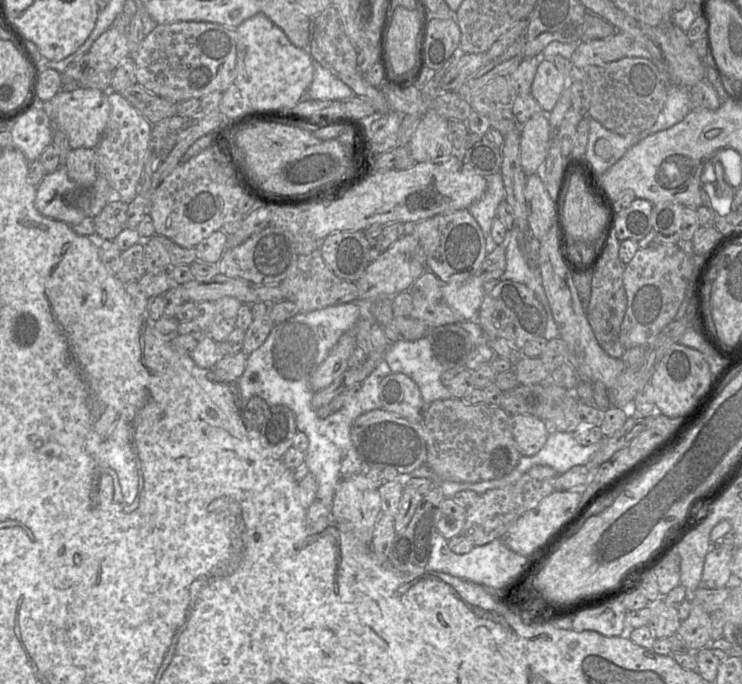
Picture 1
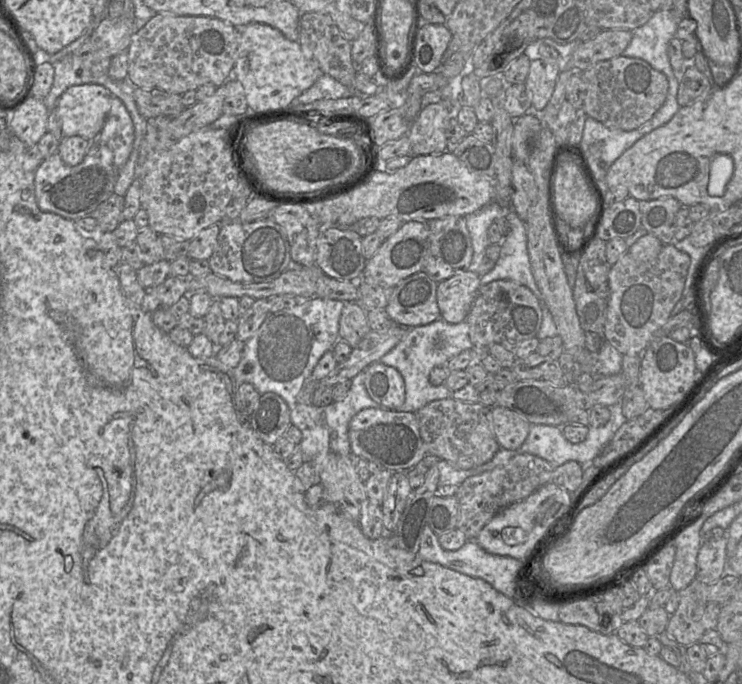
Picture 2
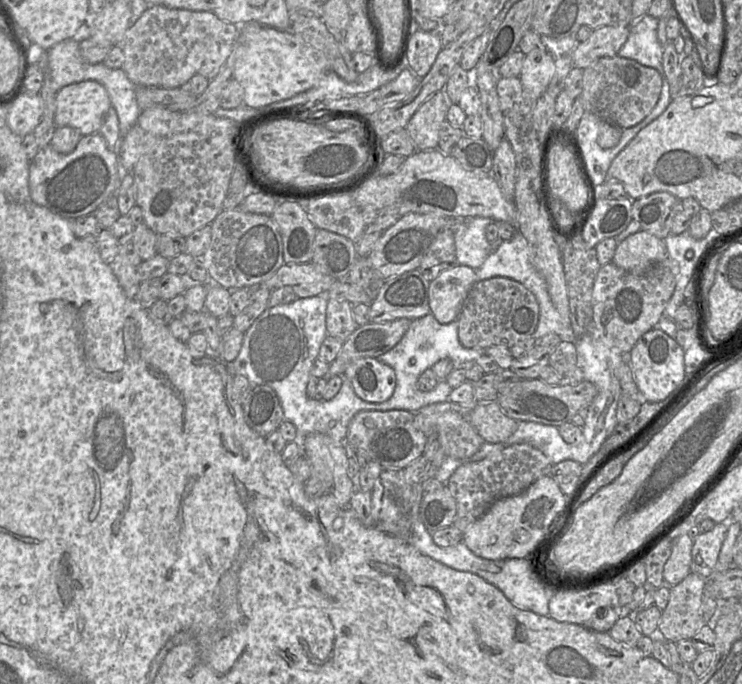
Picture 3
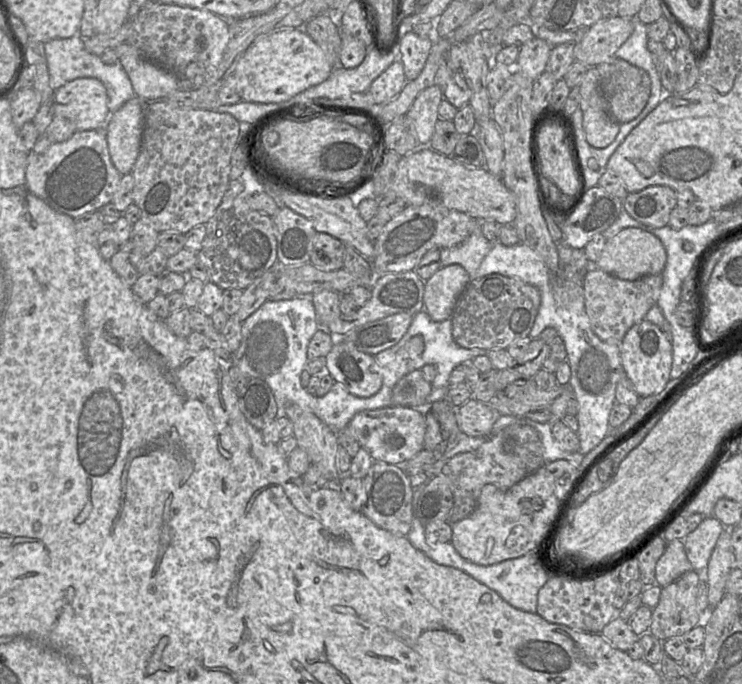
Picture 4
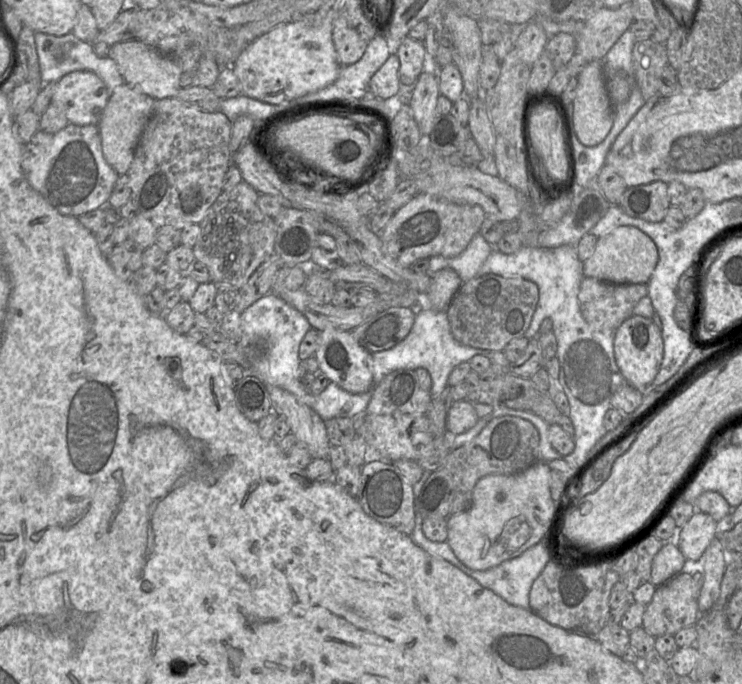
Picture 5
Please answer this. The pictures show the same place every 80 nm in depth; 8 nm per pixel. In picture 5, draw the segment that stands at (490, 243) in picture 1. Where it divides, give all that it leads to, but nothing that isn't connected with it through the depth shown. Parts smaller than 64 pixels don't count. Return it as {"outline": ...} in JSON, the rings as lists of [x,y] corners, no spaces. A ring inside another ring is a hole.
{"outline":[[[479,232],[459,255],[450,258],[430,257],[427,273],[433,275],[439,270],[451,268],[457,272],[462,282],[467,282],[476,276],[494,249]]]}

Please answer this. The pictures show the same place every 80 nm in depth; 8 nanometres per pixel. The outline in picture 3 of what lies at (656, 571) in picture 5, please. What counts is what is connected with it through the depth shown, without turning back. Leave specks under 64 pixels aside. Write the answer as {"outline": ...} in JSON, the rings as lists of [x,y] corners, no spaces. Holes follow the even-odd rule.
{"outline":[[[689,534],[672,540],[672,552],[663,569],[664,585],[677,585],[691,573],[693,543]]]}

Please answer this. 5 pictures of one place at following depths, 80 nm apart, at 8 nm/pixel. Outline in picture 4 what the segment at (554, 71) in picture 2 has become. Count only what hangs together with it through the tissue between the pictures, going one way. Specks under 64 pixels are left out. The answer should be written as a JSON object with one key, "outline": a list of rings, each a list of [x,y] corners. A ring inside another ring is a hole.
{"outline":[[[535,37],[519,48],[516,68],[531,80],[536,80],[546,71],[551,46],[541,38]]]}

